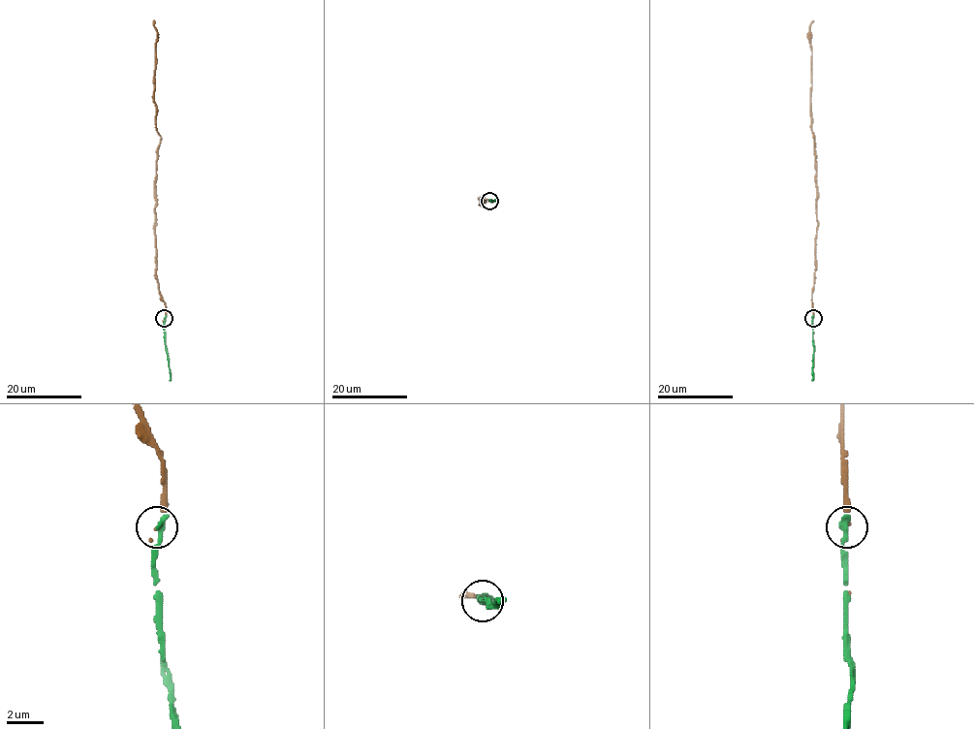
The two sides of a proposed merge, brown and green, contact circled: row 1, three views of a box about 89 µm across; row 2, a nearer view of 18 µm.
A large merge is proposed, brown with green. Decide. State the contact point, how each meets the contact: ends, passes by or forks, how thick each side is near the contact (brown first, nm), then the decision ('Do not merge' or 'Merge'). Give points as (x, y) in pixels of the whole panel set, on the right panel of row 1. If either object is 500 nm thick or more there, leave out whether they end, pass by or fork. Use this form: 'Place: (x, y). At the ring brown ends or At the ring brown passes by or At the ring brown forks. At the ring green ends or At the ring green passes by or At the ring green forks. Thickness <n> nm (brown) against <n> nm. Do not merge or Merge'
Place: (813, 318). At the ring brown ends. At the ring green ends. Thickness 180 nm (brown) against 460 nm. Merge

